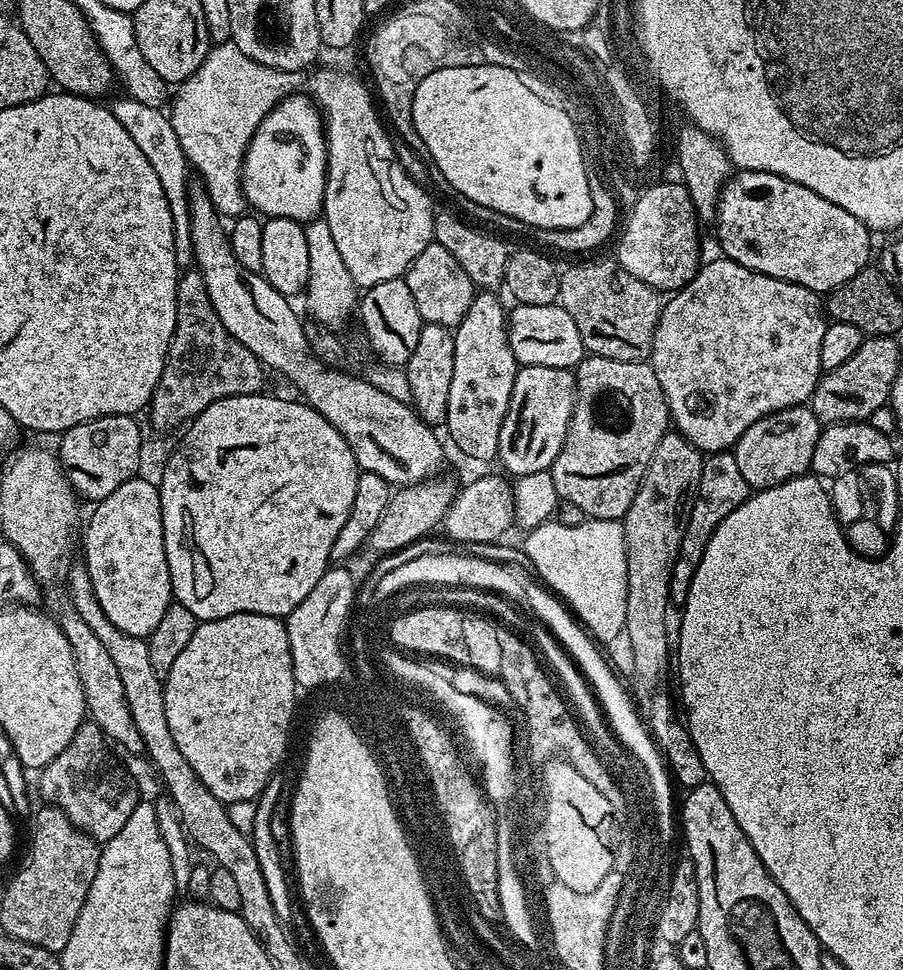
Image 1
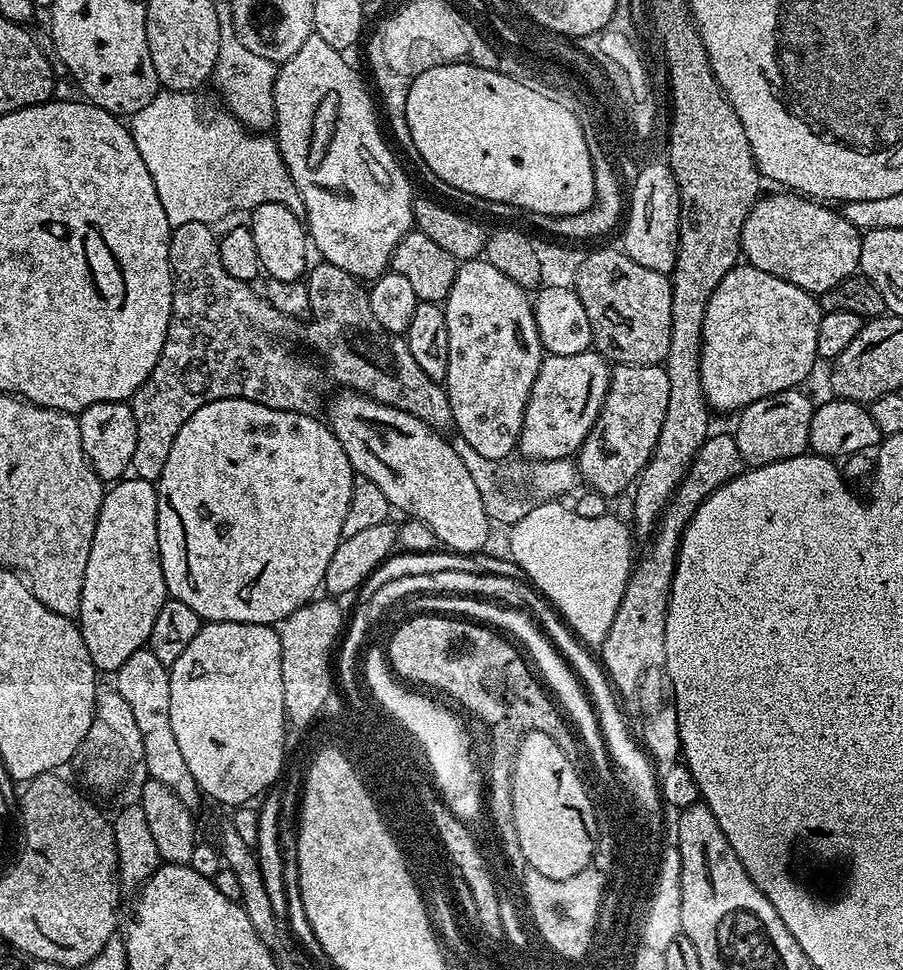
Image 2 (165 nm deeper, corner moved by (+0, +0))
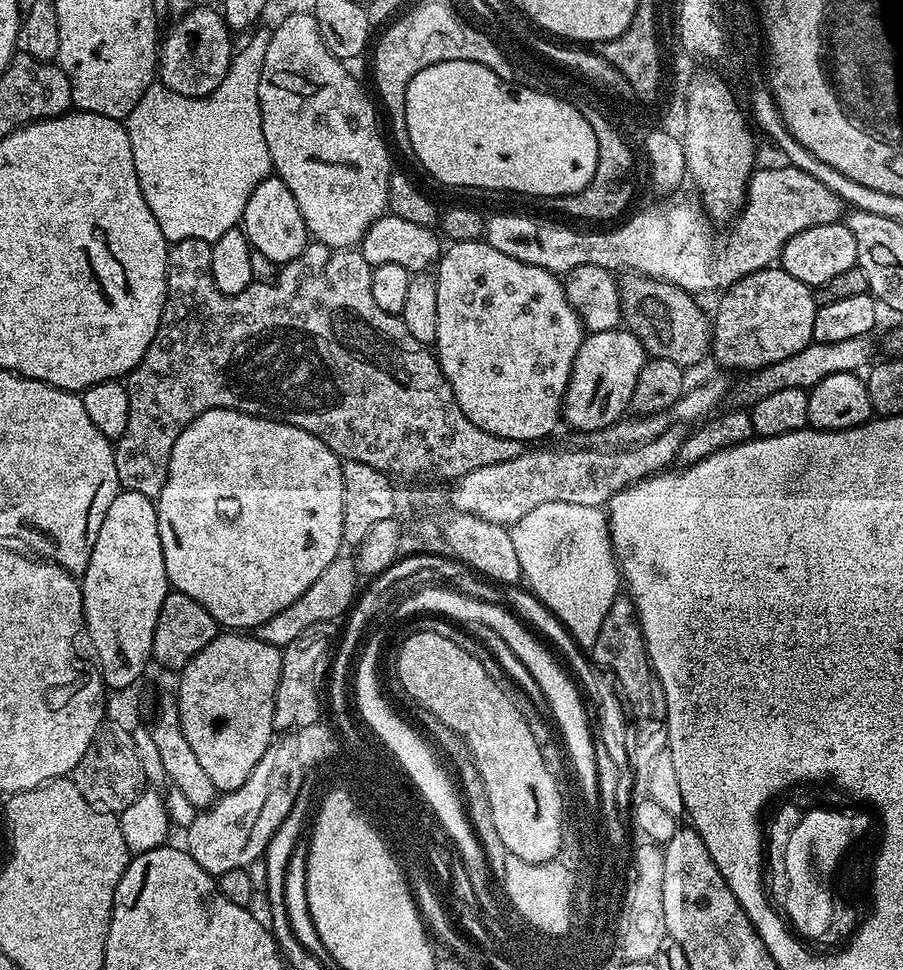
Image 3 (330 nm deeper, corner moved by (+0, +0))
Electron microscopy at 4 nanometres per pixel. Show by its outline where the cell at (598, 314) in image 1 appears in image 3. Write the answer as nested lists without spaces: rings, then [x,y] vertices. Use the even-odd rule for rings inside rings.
[[[624,274],[619,277],[620,319],[623,327],[632,332],[634,338],[644,348],[645,353],[653,360],[674,362],[679,368],[691,370],[695,364],[700,364],[710,356],[712,346],[712,320],[694,304],[693,293],[684,292],[677,284],[665,280],[655,280],[653,276],[643,274]]]

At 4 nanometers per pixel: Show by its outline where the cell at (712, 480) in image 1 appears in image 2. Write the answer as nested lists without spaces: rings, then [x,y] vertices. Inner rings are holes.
[[[709,435],[703,446],[694,454],[682,482],[676,487],[672,501],[664,508],[660,523],[651,537],[652,545],[649,546],[648,553],[641,560],[639,557],[631,576],[628,577],[628,585],[622,594],[618,614],[614,614],[614,622],[610,622],[610,630],[606,630],[606,638],[598,645],[598,660],[619,699],[625,705],[628,703],[636,712],[655,712],[661,707],[663,700],[660,699],[666,696],[664,631],[668,595],[672,589],[682,534],[690,518],[694,518],[698,506],[702,506],[702,502],[706,502],[706,498],[714,494],[714,490],[733,480],[745,471],[745,468],[735,435]]]

